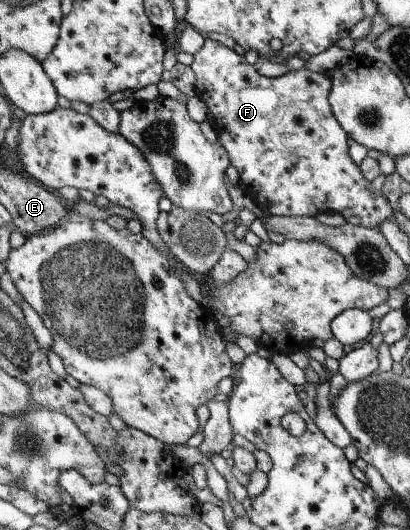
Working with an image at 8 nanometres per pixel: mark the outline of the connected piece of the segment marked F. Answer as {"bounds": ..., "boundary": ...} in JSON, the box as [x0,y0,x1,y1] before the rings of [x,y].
{"bounds":[190,37,394,230],"boundary":[[[206,37],[203,47],[193,58],[195,61],[190,67],[196,77],[197,96],[209,108],[208,118],[218,135],[218,143],[225,147],[230,164],[239,172],[239,188],[262,208],[264,214],[315,218],[325,212],[339,213],[349,224],[375,230],[385,221],[394,221],[393,211],[383,193],[373,191],[371,182],[363,177],[350,157],[349,137],[329,105],[331,81],[328,74],[302,68],[269,78],[260,75],[234,49]]]}

